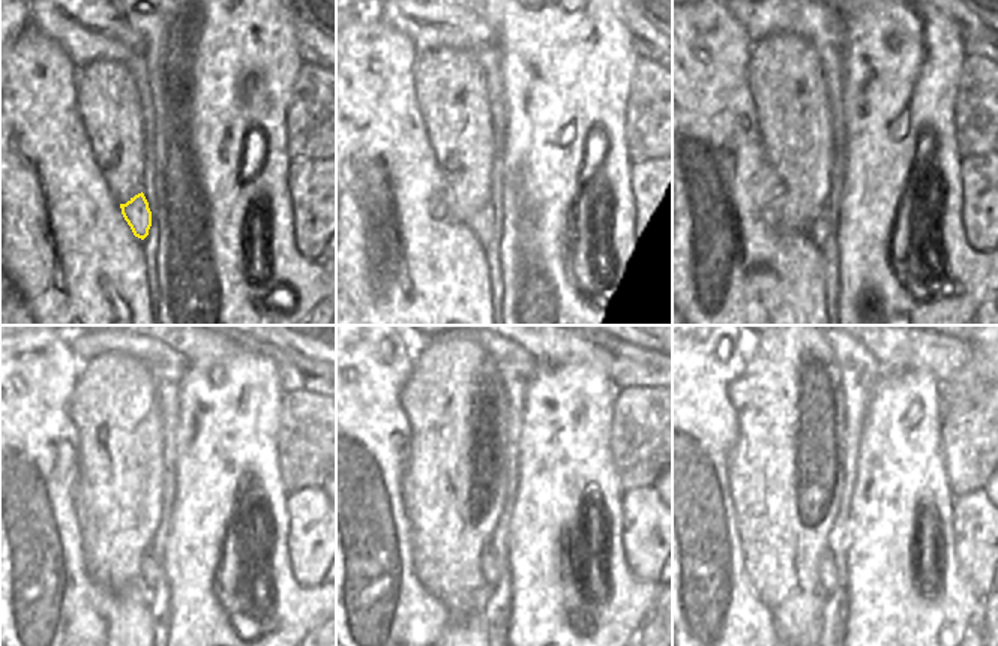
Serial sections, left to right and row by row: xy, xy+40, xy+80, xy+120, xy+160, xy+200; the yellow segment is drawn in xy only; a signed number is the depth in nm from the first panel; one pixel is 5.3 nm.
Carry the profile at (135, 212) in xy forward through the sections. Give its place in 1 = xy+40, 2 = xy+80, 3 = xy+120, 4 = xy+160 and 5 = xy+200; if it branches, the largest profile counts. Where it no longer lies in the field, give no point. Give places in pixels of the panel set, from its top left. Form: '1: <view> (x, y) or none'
1: xy+40 (482, 222)
2: xy+80 (820, 230)
3: xy+120 (149, 556)
4: xy+160 (489, 571)
5: xy+200 (826, 567)

